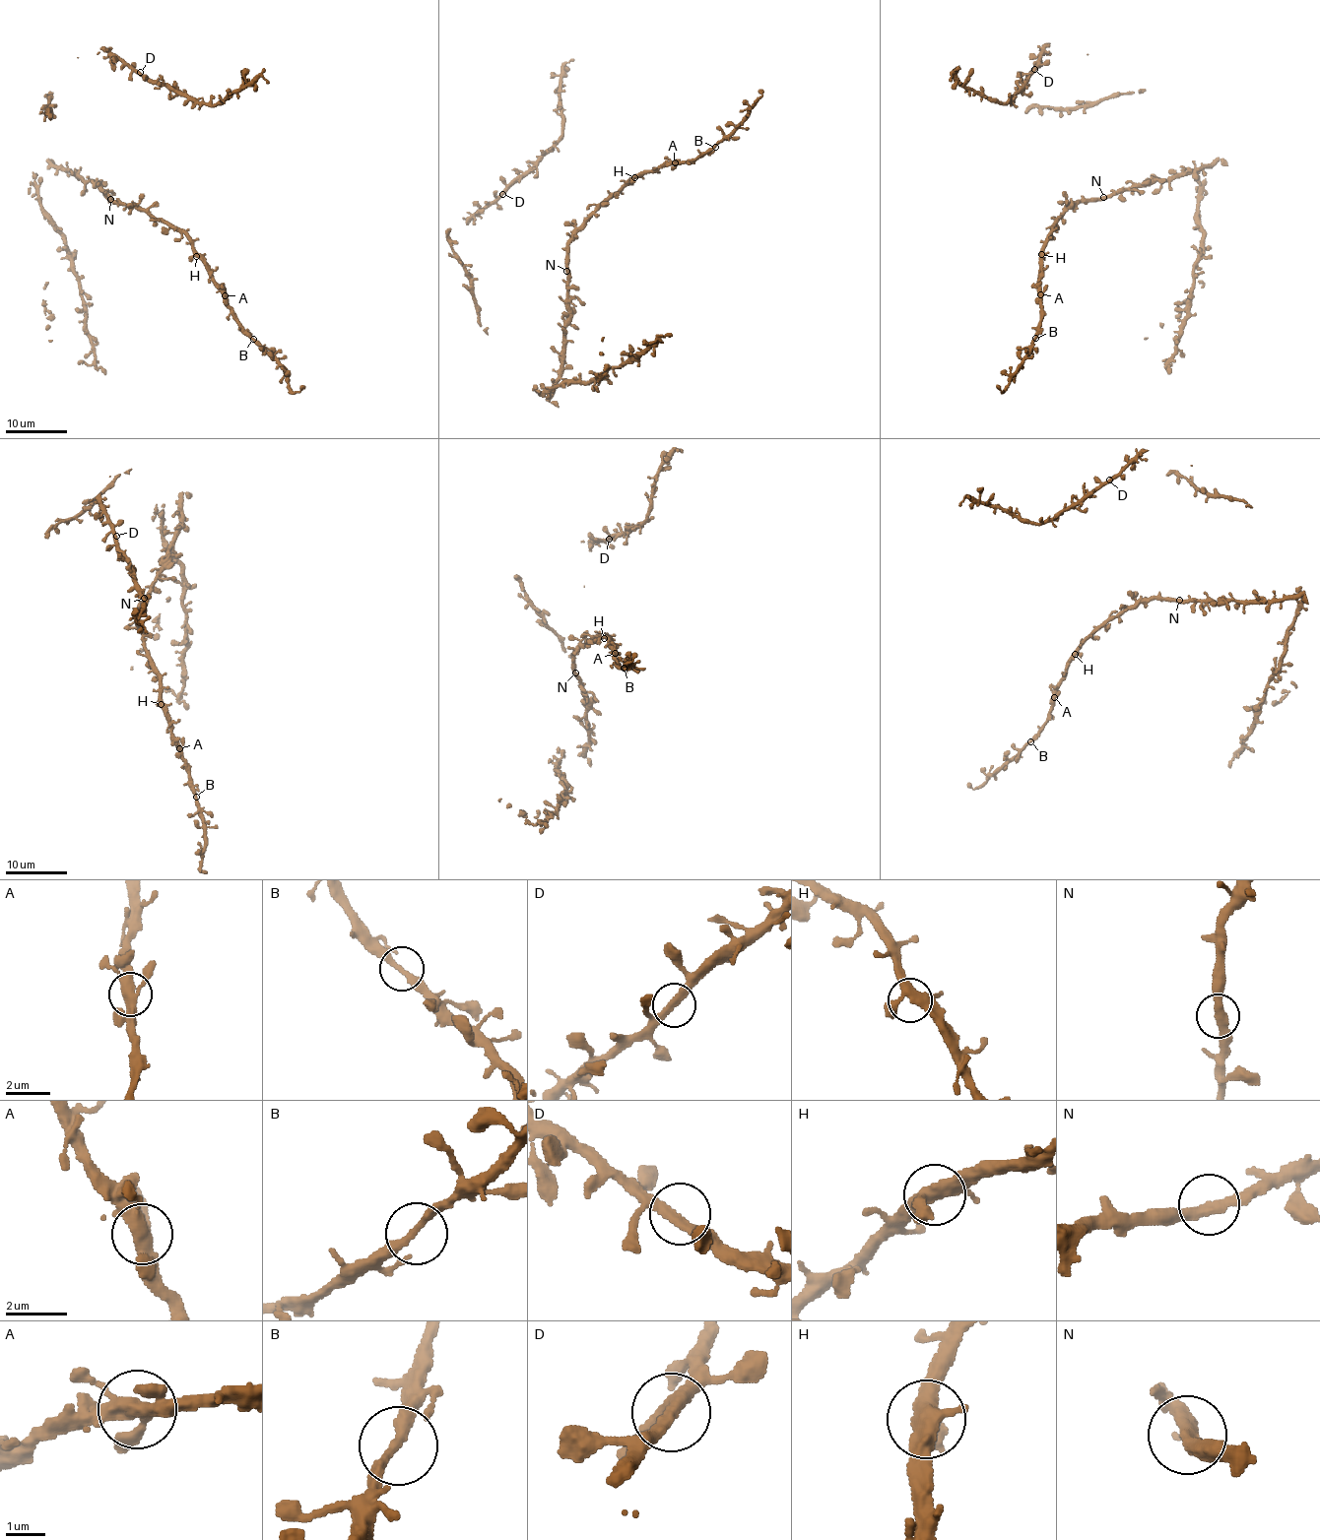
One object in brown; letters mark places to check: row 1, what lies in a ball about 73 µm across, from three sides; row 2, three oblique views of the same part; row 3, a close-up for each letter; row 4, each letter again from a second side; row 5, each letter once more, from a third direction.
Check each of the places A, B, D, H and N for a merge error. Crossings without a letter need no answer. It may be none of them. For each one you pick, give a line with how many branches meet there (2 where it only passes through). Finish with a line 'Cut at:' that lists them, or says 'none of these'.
Cut at: none of these

